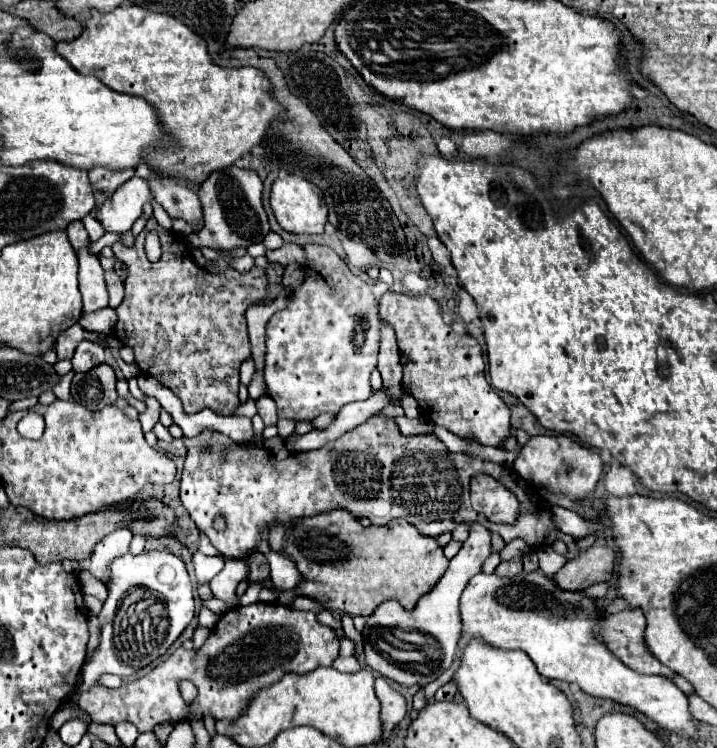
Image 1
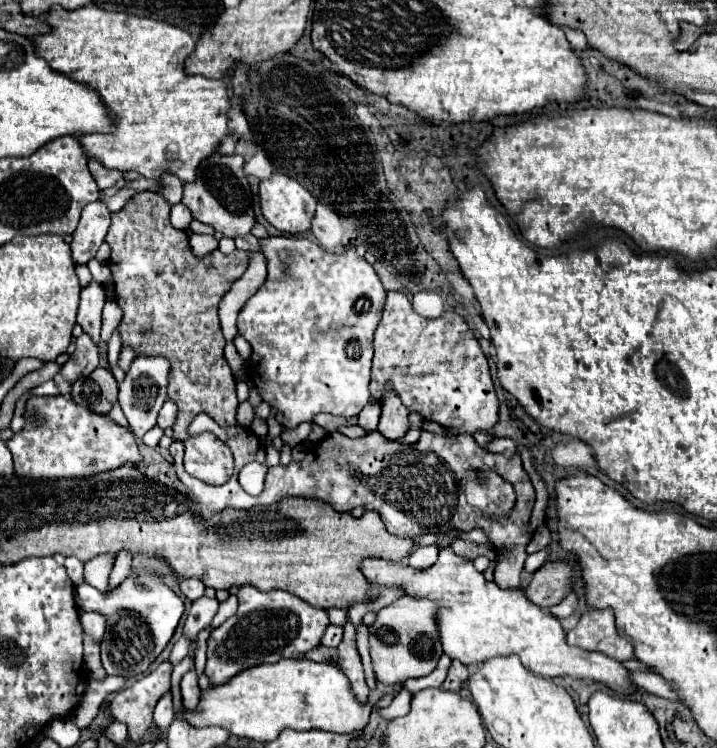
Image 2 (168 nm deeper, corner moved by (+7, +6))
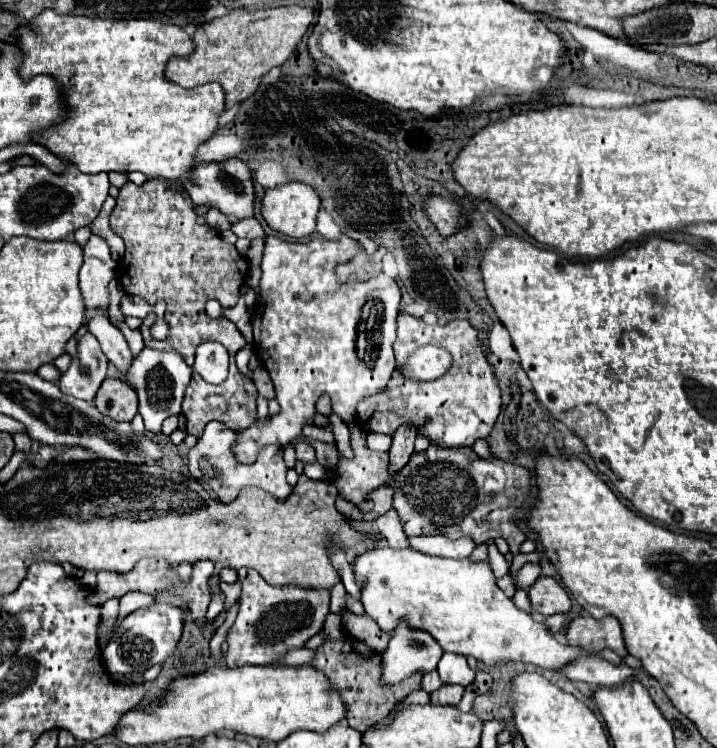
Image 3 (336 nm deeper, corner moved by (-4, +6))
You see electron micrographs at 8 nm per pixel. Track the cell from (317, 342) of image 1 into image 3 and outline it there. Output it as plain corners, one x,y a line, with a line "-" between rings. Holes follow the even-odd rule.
277,236
265,240
265,252
261,262
261,292
257,298
257,306
253,310
253,334
255,334
255,352
259,360
271,374
275,384
277,402
281,412
271,416
269,420
259,420
247,430
237,434
233,454
241,464
253,464
263,446
287,446
301,434
301,428
307,420
315,416
315,402
321,394
331,396
333,412
339,414
341,420
353,422
355,408
359,400
381,392
391,374
395,372
395,356
393,342
397,330
397,314
401,302
401,290
397,282
385,274
371,278
367,282
353,282
345,286
337,286
335,266
339,262
347,262
361,248
359,242
341,236
337,240
315,238
313,242
285,242

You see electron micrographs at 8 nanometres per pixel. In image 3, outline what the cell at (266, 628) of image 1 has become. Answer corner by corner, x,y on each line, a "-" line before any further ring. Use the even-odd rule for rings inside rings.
249,570
241,582
239,614
227,634
229,652
225,664
235,666
265,666
285,656
289,648
303,648
305,642
319,634
329,612
329,590
311,590
301,586
271,586
255,570

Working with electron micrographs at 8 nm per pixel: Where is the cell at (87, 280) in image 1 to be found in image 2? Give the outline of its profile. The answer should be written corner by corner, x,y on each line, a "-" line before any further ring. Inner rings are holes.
92,280
88,286
82,288
78,318
76,322
84,328
84,332
98,344
100,342
100,324
102,324
102,306
106,302
104,286

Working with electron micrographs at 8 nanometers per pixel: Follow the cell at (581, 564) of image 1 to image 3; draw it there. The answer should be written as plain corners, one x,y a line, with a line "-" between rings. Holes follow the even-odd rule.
539,578
527,594
531,600
531,608
543,616
569,612
571,608
569,594
553,578

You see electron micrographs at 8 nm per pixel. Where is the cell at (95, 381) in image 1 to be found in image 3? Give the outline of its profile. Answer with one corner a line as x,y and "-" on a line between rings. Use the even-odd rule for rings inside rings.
107,378
95,396
95,406
117,422
129,422
137,414
137,394
123,380

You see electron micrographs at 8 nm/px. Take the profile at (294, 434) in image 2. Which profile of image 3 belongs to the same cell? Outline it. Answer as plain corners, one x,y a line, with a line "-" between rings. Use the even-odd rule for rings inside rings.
299,442
295,446
295,454
297,454
297,460
301,460
303,464
315,462
315,450
309,444
305,444
305,442

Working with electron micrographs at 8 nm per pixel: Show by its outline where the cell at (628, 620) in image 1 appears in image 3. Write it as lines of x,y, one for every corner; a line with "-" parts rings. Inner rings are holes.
577,616
567,624
567,642
571,646
579,646
589,654
597,654
605,648
613,650
621,658
627,656
621,624
615,616
605,616
595,620
593,616

